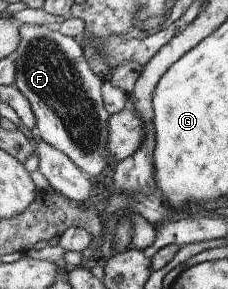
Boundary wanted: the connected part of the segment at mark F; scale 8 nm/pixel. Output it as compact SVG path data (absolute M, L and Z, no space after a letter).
M19 23L20 42L16 49L16 87L29 100L36 117L36 127L40 136L50 146L65 152L73 163L89 177L97 177L107 165L106 145L108 140L108 119L102 98L102 78L95 75L77 38L63 35L57 28L45 24Z

